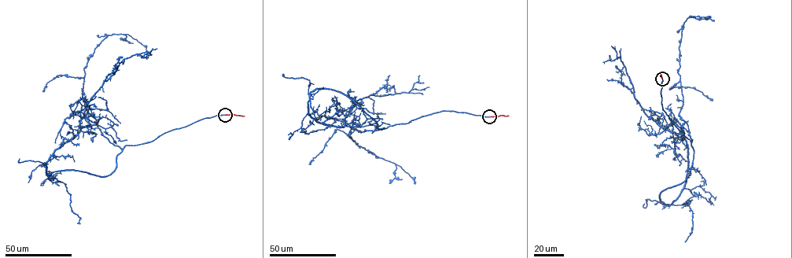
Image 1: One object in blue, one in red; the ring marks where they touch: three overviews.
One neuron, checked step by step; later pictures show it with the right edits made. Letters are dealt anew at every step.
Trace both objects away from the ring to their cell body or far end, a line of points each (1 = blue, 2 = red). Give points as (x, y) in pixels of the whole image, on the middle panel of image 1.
1: (489, 116), (443, 111), (362, 131), (324, 114), (324, 123), (341, 127), (353, 105), (371, 94), (429, 86)
2: (489, 116), (509, 116)

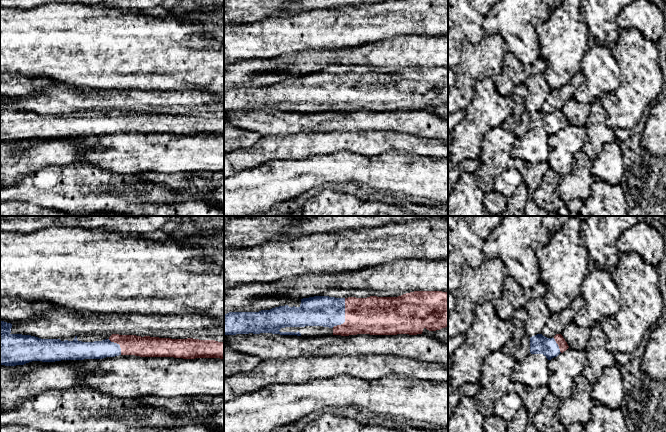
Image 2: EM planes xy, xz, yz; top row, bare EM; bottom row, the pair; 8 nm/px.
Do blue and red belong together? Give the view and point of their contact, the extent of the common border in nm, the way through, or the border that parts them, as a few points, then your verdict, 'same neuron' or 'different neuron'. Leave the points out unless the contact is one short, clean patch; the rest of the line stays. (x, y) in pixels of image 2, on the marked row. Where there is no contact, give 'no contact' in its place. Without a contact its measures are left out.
meets blue in xz at (344, 316); contact 260 nm long; same neuron

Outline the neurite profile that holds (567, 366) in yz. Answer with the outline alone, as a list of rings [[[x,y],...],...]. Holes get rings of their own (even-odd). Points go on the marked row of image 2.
[[[571,348],[549,360],[550,378],[547,385],[549,392],[561,401],[568,399],[573,392],[575,379],[582,375],[587,363],[585,350]]]

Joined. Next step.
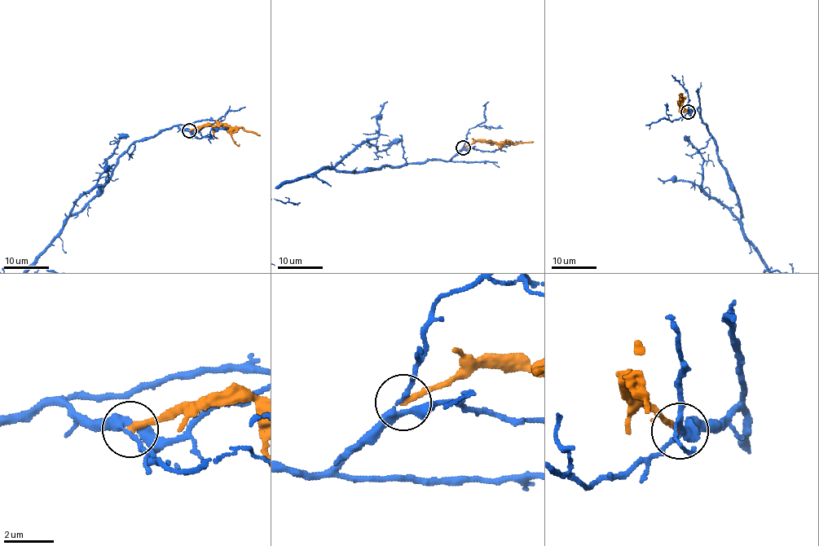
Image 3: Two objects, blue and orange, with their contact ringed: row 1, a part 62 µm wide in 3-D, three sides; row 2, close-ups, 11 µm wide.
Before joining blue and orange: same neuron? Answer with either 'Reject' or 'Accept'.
Reject

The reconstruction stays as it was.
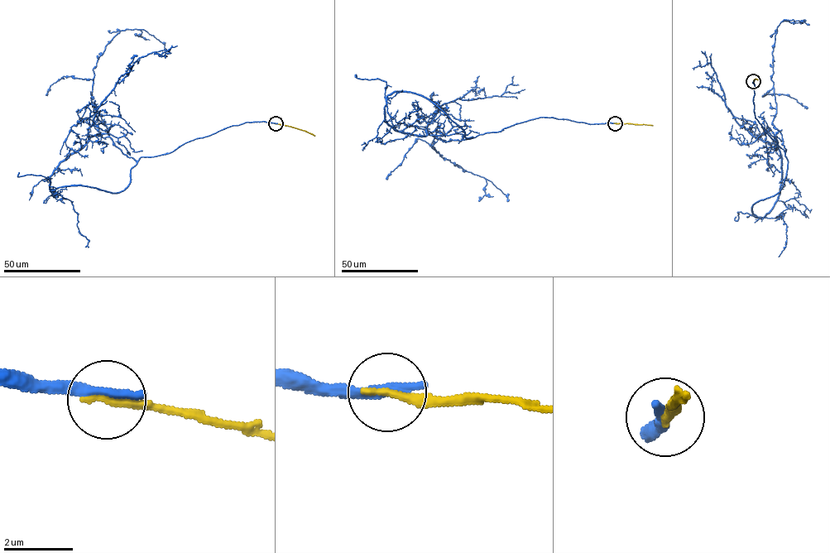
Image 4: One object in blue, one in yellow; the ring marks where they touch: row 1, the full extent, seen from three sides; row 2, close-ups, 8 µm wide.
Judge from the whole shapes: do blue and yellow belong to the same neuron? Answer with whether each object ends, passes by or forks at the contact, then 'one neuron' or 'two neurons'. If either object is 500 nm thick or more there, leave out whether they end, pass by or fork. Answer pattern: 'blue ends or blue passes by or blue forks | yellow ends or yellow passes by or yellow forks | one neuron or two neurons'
blue ends | yellow ends | two neurons

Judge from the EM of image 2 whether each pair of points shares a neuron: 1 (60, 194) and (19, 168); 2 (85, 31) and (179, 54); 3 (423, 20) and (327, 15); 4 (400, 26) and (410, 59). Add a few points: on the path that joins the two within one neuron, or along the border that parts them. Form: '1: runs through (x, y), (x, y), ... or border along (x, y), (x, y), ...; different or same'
1: border along (51, 166), (38, 169), (27, 176); different
2: runs through (108, 48), (156, 49); same
3: runs through (399, 20), (351, 20); same
4: border along (426, 36), (394, 36), (380, 41); different

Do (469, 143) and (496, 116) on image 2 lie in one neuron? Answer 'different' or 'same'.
same

